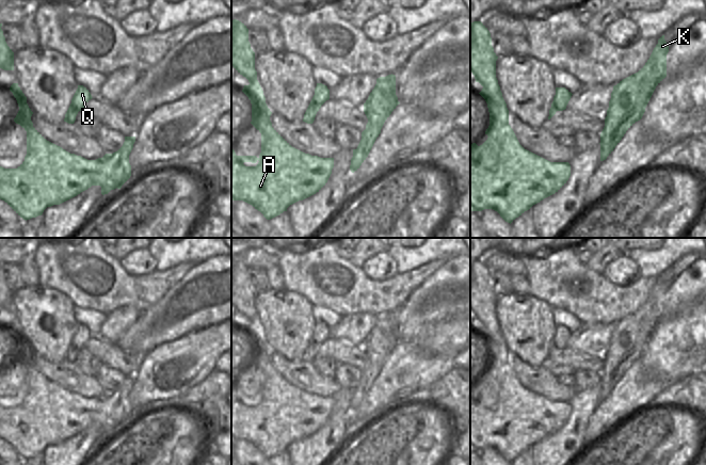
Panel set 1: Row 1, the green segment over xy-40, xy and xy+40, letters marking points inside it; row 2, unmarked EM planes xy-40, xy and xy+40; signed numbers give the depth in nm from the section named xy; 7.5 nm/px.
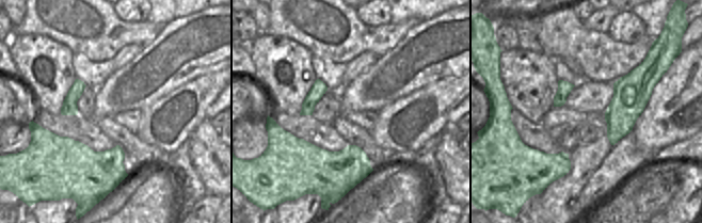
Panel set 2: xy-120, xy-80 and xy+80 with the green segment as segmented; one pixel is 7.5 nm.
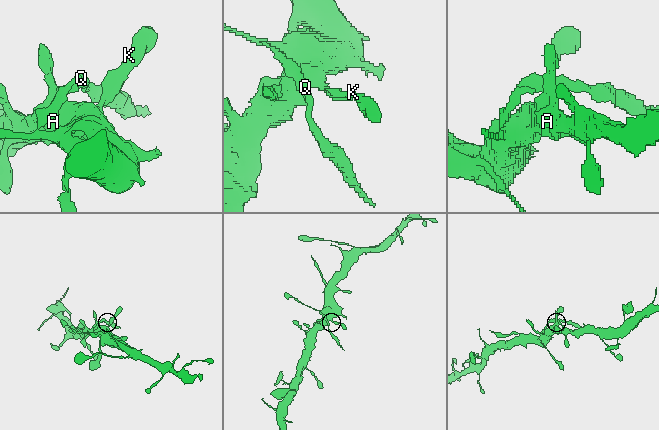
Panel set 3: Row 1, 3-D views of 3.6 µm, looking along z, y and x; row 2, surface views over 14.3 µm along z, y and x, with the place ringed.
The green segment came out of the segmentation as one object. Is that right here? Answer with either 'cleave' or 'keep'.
keep

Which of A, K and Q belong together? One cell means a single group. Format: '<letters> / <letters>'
A K Q

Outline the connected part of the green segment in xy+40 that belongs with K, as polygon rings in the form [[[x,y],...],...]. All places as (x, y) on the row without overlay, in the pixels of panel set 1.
[[[662,274],[645,304],[613,325],[600,372],[600,400],[613,390],[626,370],[645,351],[656,325],[667,316],[669,284]]]

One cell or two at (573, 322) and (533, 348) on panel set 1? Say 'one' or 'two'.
two

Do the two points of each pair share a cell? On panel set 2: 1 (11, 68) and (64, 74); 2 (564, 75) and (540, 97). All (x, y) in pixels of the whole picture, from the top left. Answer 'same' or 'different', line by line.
1: different
2: different

